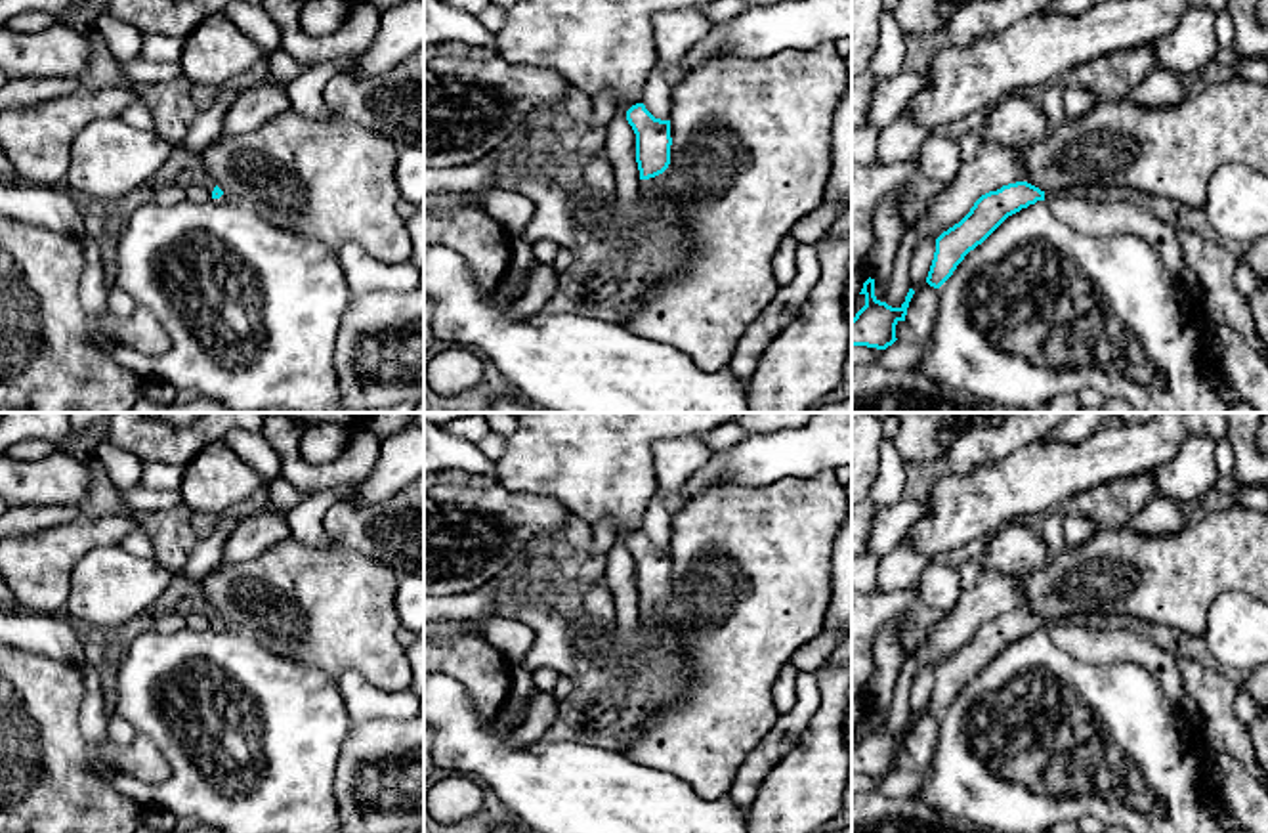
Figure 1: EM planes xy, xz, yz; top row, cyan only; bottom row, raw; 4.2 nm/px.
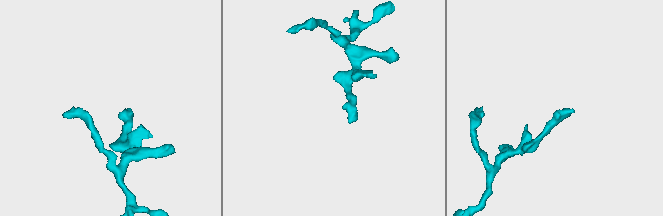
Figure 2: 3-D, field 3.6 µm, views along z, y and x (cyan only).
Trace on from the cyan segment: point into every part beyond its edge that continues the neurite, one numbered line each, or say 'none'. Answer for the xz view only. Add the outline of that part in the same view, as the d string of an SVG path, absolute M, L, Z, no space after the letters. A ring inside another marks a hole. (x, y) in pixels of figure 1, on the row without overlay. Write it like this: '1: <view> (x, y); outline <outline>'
1: xz (646, 614); outline M655 606L640 608L640 623L647 625L653 634L655 630Z

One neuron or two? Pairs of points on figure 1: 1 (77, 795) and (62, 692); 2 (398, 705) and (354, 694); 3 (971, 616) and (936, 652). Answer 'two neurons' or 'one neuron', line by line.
1: one neuron
2: one neuron
3: one neuron

